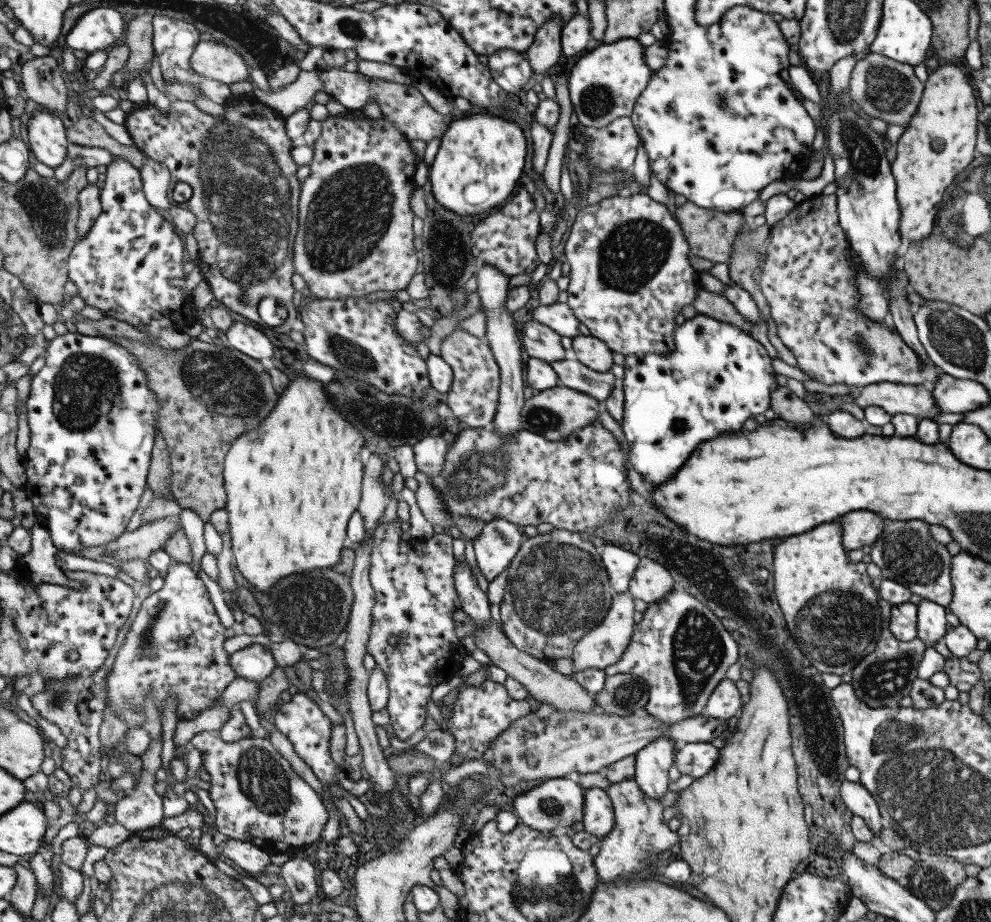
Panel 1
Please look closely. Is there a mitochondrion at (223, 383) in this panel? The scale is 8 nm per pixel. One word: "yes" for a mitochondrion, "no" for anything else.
yes

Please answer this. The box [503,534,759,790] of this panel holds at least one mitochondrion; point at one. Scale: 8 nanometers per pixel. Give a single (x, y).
(557, 589)

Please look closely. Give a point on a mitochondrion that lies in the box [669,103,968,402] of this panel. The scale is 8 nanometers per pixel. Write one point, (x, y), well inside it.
(862, 150)

